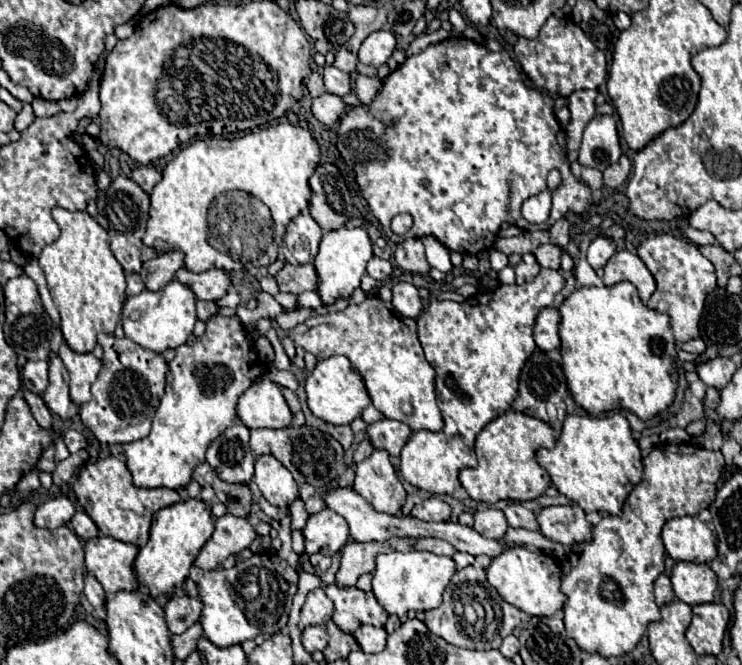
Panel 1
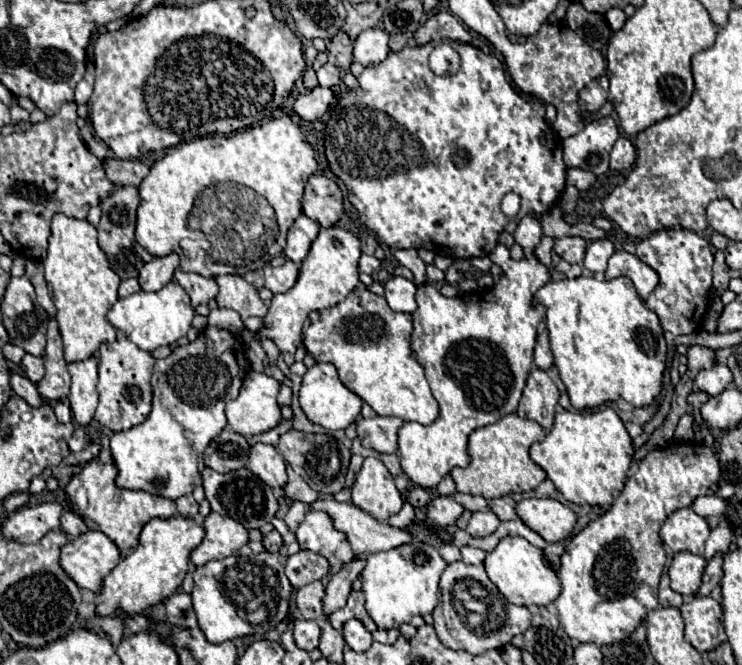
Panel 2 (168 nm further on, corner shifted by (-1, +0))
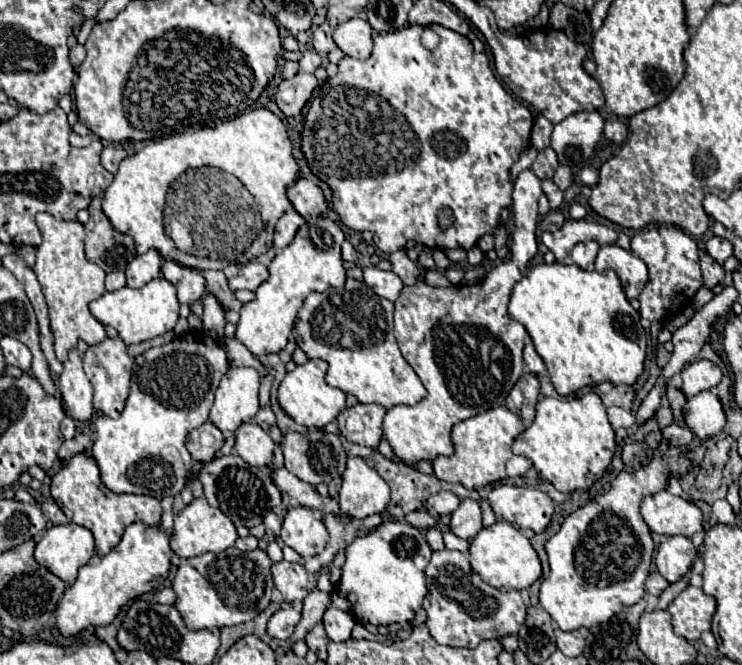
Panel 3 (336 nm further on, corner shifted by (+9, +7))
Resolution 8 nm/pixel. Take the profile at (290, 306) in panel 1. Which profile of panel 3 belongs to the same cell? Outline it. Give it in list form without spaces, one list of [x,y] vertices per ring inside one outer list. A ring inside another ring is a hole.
[[[318,217],[312,223],[304,223],[294,241],[282,249],[268,265],[270,277],[254,291],[254,299],[240,309],[240,321],[236,325],[236,339],[248,347],[250,353],[266,355],[280,353],[290,337],[298,309],[310,291],[324,293],[330,287],[342,287],[346,269],[342,265],[340,245],[344,241],[342,229],[328,217]]]

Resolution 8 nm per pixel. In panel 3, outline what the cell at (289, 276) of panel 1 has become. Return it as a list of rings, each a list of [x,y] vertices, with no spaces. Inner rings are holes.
[[[250,261],[250,263],[246,263],[238,271],[236,277],[230,277],[228,279],[228,285],[230,285],[232,291],[236,291],[236,289],[250,289],[250,291],[254,291],[266,279],[268,279],[268,267],[262,265],[262,263]]]

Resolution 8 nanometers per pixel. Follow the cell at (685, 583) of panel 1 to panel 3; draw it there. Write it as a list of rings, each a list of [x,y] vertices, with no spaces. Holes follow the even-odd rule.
[[[666,537],[656,553],[656,567],[658,571],[670,581],[678,581],[690,571],[690,563],[696,557],[696,547],[688,537]]]

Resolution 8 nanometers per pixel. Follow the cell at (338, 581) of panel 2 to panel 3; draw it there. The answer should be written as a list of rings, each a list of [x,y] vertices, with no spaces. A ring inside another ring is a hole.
[[[312,589],[312,591],[306,595],[306,599],[304,599],[302,619],[300,619],[300,623],[296,625],[292,637],[286,641],[286,645],[292,647],[298,639],[304,639],[306,633],[308,633],[316,623],[322,621],[322,615],[324,615],[324,611],[328,609],[328,605],[330,605],[330,597],[328,597],[326,593],[322,593],[322,591],[318,591],[318,589]]]

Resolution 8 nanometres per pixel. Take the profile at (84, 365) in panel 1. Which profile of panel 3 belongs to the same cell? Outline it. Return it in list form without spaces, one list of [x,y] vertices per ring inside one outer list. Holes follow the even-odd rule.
[[[76,349],[68,353],[68,361],[64,363],[64,371],[58,379],[58,389],[64,399],[66,413],[76,421],[88,421],[94,413],[92,409],[92,385],[82,369],[82,359]]]

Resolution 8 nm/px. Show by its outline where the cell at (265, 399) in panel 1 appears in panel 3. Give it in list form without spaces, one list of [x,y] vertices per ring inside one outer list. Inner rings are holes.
[[[230,367],[222,377],[210,409],[210,421],[224,433],[234,433],[240,423],[258,413],[260,375],[252,367]]]

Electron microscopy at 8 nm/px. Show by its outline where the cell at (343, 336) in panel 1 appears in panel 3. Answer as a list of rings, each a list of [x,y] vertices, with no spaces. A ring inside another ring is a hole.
[[[352,277],[346,279],[344,287],[330,287],[326,293],[310,293],[304,307],[298,313],[294,337],[296,345],[308,355],[308,359],[324,359],[328,363],[326,381],[332,387],[342,389],[344,393],[352,393],[360,403],[378,403],[386,409],[394,405],[416,405],[426,397],[426,389],[420,383],[414,369],[400,355],[398,343],[394,339],[394,303],[384,297],[374,297],[370,289],[366,289],[364,281],[356,281]]]

